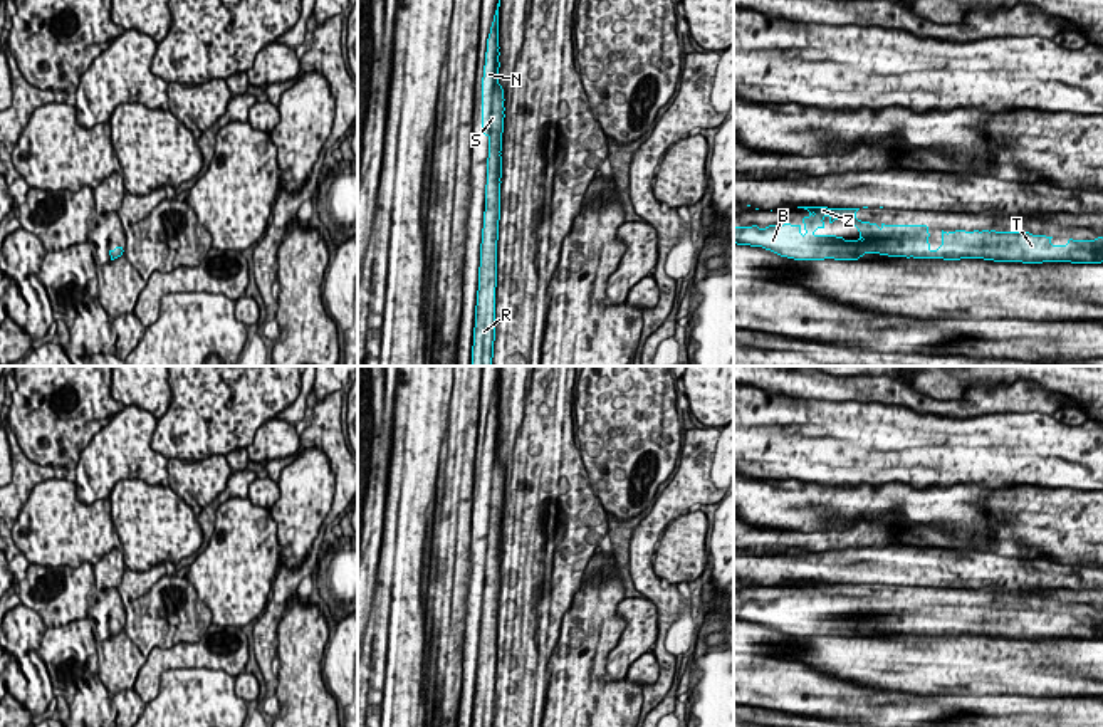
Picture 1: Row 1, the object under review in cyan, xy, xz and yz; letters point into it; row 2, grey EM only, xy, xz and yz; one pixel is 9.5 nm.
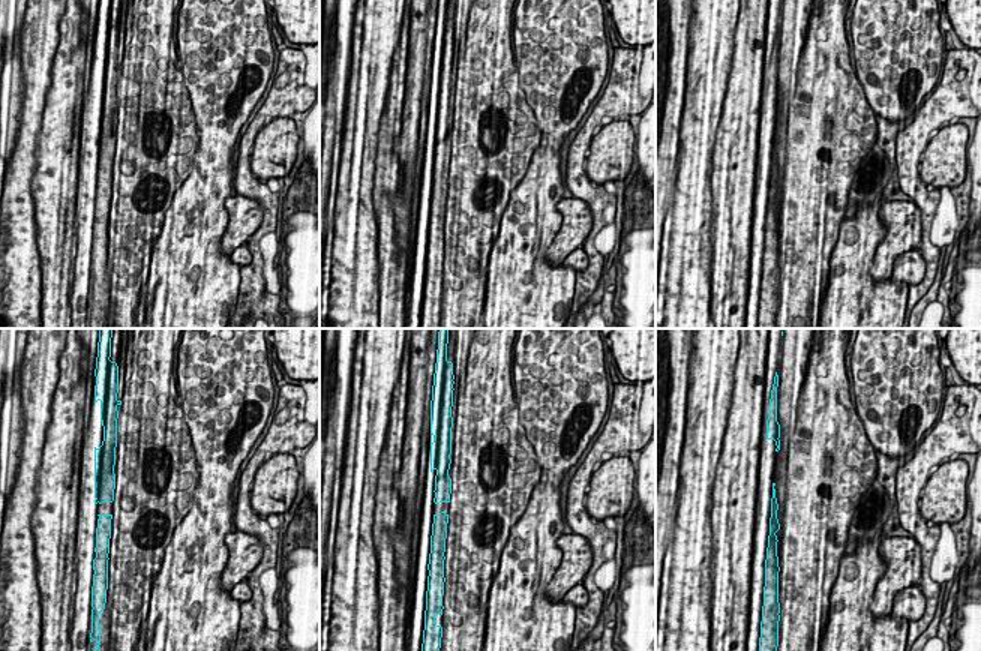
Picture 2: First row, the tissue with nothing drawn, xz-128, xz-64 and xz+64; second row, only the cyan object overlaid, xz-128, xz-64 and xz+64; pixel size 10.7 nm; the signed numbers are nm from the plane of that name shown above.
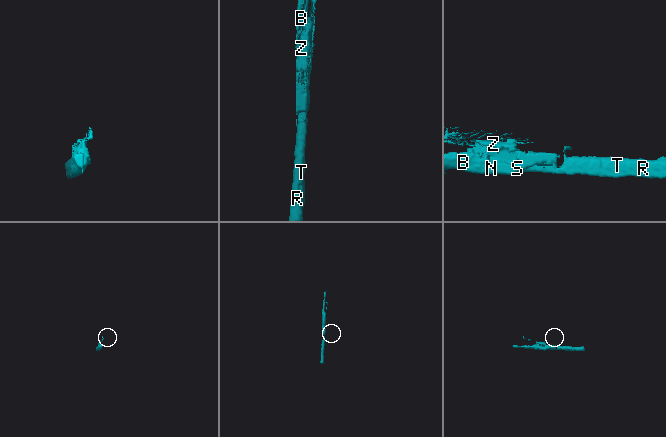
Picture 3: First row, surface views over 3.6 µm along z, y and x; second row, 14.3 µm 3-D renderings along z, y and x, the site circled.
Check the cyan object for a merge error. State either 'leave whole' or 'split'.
leave whole

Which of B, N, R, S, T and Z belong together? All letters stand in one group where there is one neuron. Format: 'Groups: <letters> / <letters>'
Groups: B N R S T Z

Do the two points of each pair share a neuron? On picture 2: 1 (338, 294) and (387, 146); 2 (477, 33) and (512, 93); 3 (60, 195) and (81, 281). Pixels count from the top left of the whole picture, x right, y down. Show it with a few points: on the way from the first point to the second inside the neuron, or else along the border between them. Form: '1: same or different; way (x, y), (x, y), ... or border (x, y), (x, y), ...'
1: different; border (375, 158), (372, 209), (378, 227)
2: same; way (488, 48), (488, 69), (497, 78)
3: different; border (75, 221), (77, 257), (71, 291)

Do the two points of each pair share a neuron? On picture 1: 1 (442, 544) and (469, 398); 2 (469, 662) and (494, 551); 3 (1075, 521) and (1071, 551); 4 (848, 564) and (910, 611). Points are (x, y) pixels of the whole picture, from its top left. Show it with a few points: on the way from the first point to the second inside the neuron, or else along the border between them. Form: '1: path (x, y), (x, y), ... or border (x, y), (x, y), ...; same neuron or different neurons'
1: path (452, 507), (462, 455), (462, 435); same neuron
2: path (474, 635), (474, 591), (477, 578); same neuron
3: path (1073, 528), (1071, 544); same neuron
4: border (868, 583), (878, 585); different neurons

